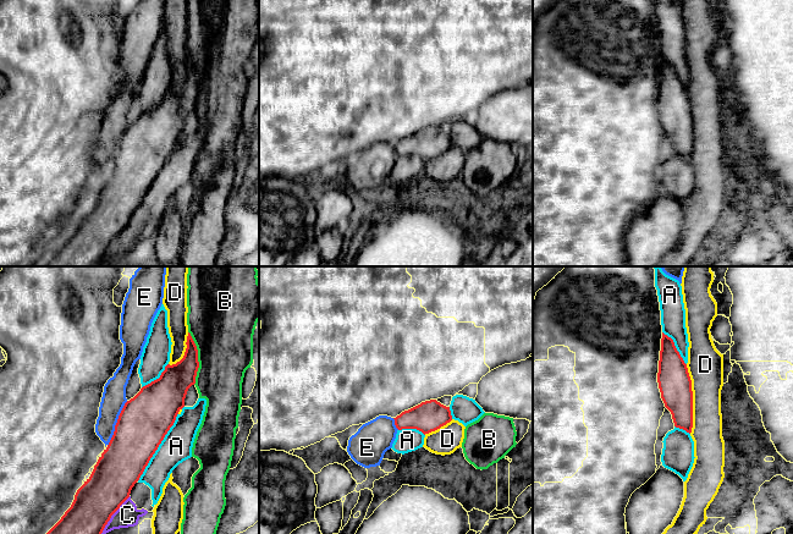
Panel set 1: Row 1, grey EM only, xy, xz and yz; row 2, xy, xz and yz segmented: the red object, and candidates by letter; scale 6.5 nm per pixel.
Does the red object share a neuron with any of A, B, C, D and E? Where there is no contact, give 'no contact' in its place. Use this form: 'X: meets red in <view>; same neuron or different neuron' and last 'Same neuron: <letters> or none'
A: meets red in xy; different neuron
B: meets red in xy; different neuron
C: meets red in xy; different neuron
D: meets red in yz; different neuron
E: meets red in xy; different neuron
Same neuron: none

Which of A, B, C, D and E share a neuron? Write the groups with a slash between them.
A C / B / D / E

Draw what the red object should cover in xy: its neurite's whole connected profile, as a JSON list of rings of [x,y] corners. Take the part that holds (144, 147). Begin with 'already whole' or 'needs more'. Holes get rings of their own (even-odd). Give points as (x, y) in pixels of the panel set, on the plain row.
already whole | [[[189,59],[186,71],[185,82],[180,88],[172,92],[167,90],[159,105],[143,112],[133,125],[125,130],[115,152],[114,161],[94,192],[90,203],[77,216],[71,233],[44,262],[43,266],[97,266],[101,262],[111,242],[130,224],[132,214],[139,207],[150,185],[174,152],[178,138],[185,133],[185,125],[188,115],[196,110],[196,103],[199,94],[198,76]]]

